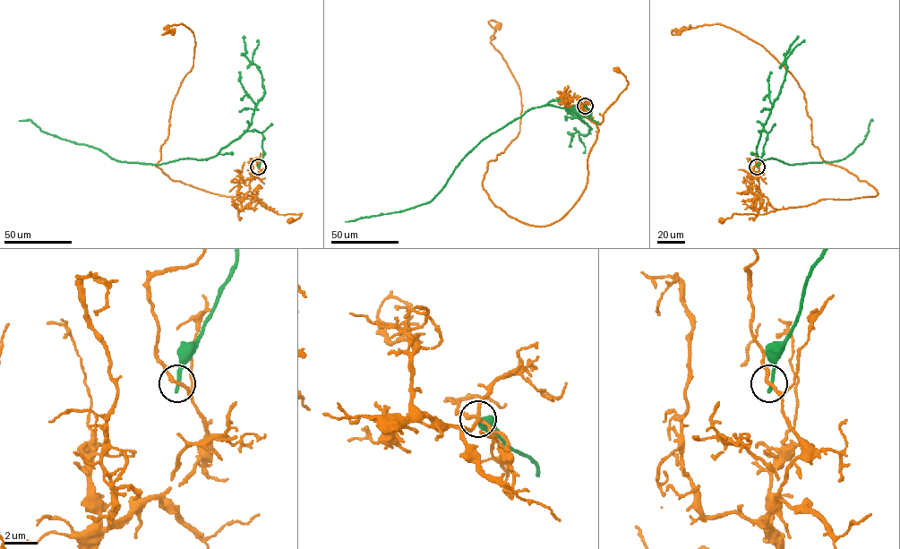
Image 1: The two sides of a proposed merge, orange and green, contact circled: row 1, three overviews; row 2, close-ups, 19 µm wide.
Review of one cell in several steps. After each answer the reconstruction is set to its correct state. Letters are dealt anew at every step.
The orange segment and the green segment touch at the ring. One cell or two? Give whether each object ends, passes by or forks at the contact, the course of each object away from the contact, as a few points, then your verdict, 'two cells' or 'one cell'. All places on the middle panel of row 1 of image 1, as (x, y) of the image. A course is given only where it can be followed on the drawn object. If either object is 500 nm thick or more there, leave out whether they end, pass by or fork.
orange passes by; green ends there; orange runs (585, 106), (587, 108), (572, 107), (593, 122), (601, 123), (604, 113), (629, 83), (626, 77), (616, 70); green runs (585, 106), (589, 115), (550, 105), (528, 109), (484, 139), (431, 201), (398, 211), (345, 221); two cells

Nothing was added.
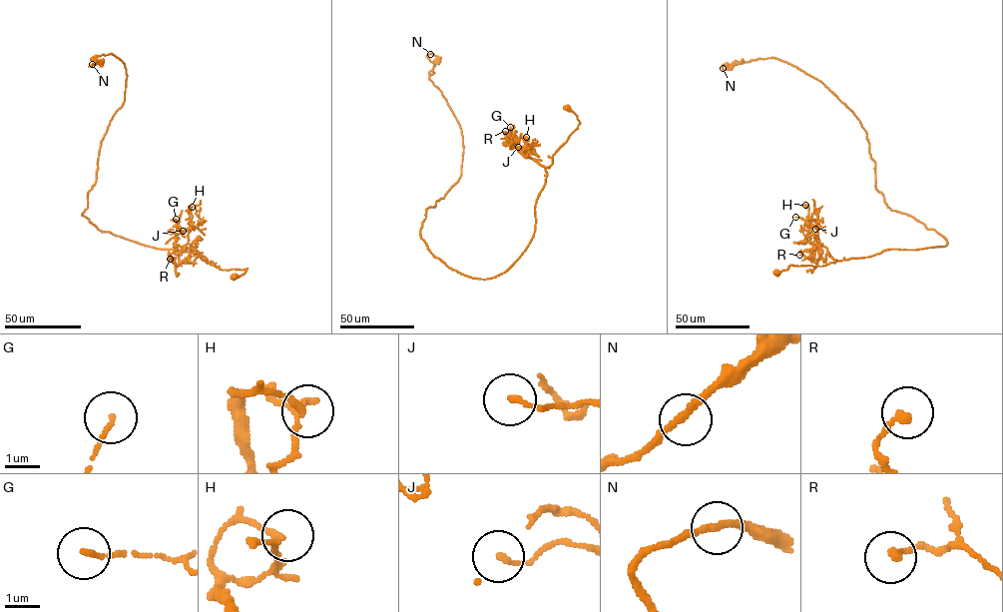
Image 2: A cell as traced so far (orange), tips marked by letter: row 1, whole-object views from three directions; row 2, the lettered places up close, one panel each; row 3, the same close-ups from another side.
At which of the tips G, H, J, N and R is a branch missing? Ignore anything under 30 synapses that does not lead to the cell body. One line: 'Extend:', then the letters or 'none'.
Extend: none

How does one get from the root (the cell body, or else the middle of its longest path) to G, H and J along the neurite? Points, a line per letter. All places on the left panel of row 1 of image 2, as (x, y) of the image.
G: (234, 277), (245, 274), (247, 268), (221, 270), (196, 250), (179, 252), (175, 247), (176, 219)
H: (234, 277), (245, 274), (247, 268), (221, 270), (197, 250), (185, 248), (192, 228), (188, 206), (192, 207)
J: (234, 277), (245, 274), (247, 268), (221, 270), (207, 263), (197, 250), (185, 248), (188, 231), (183, 231)

